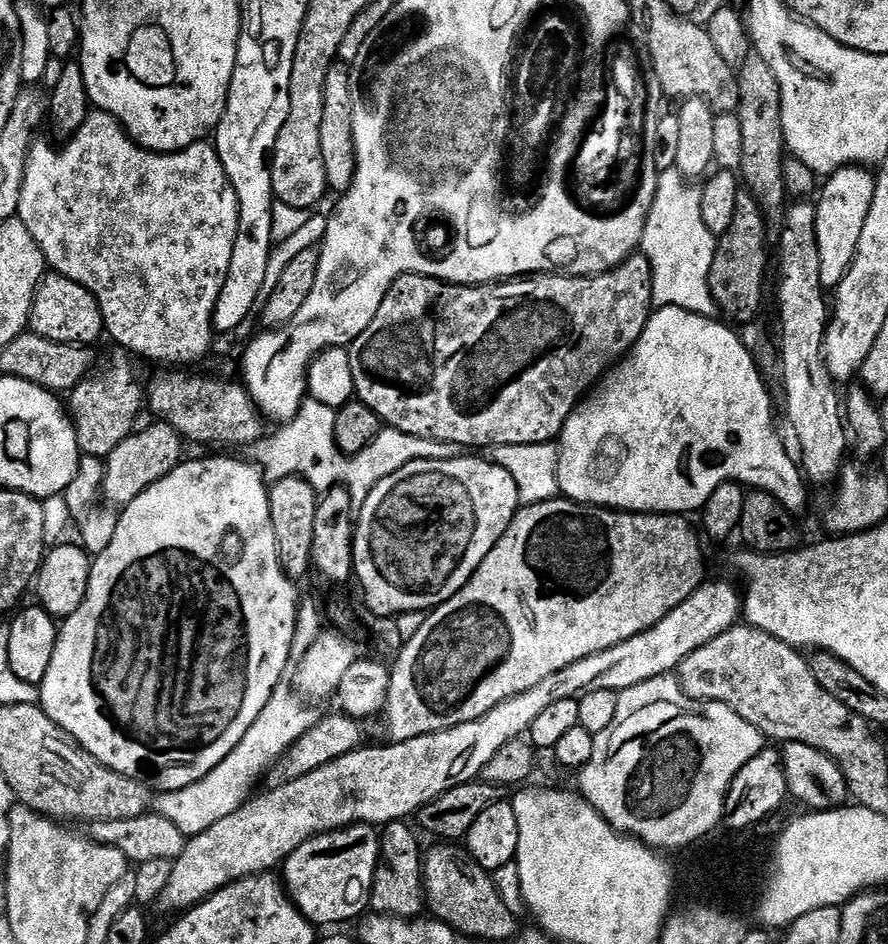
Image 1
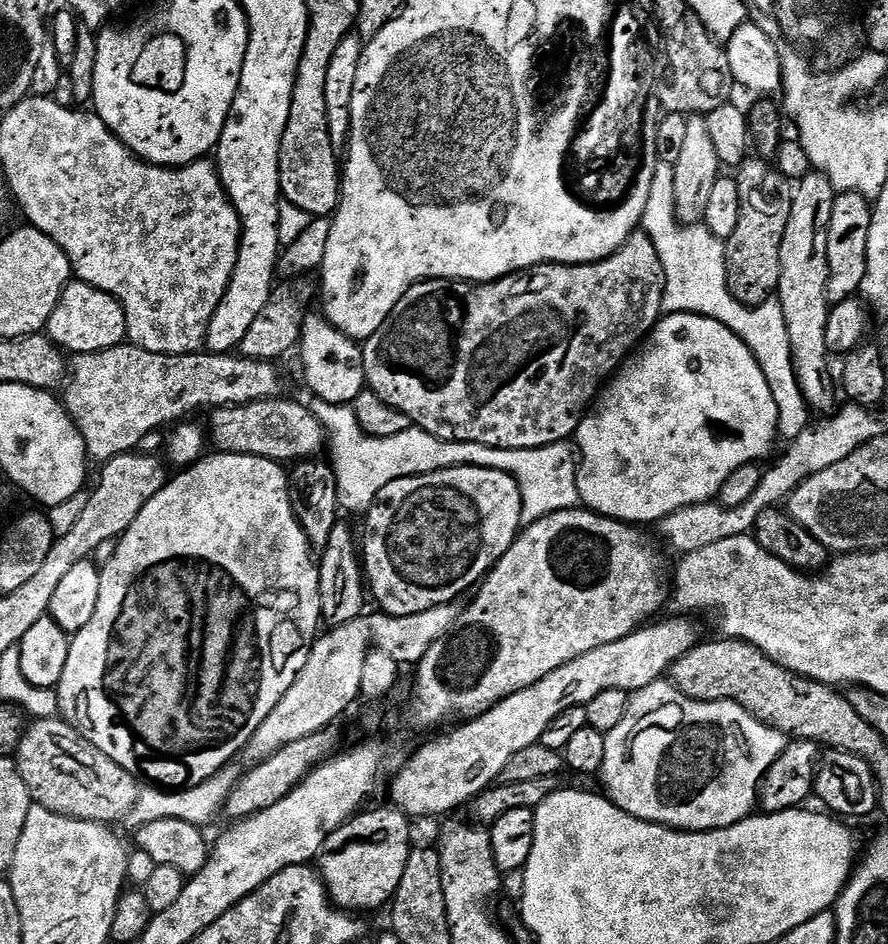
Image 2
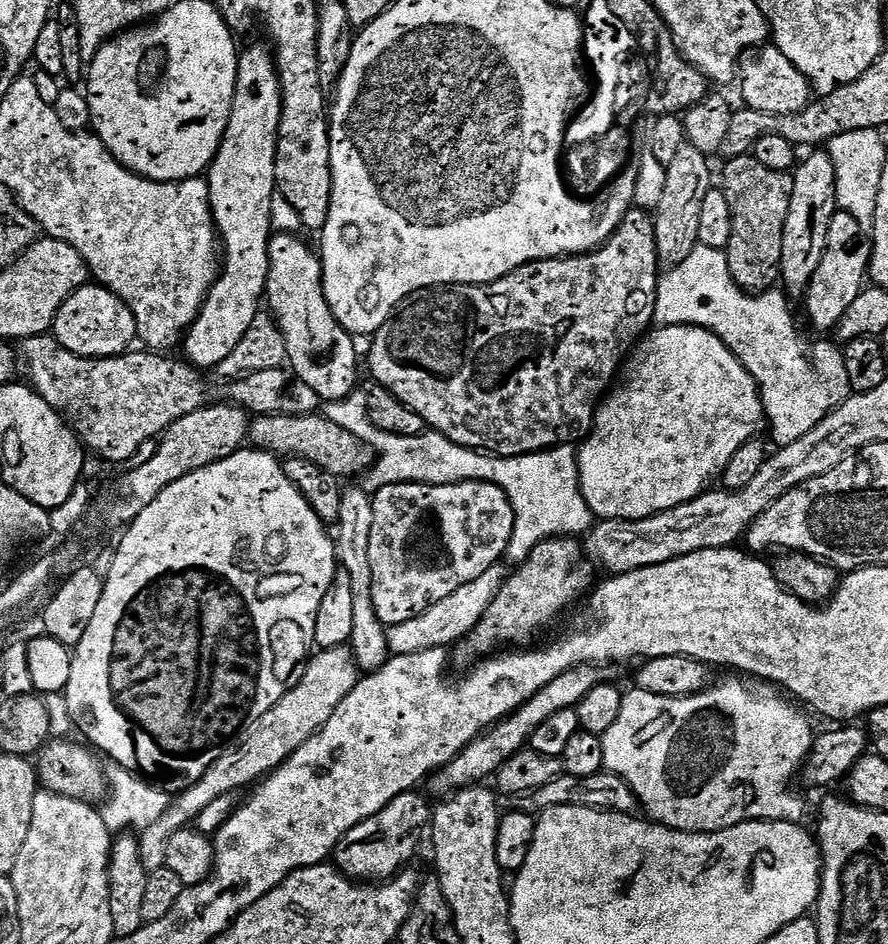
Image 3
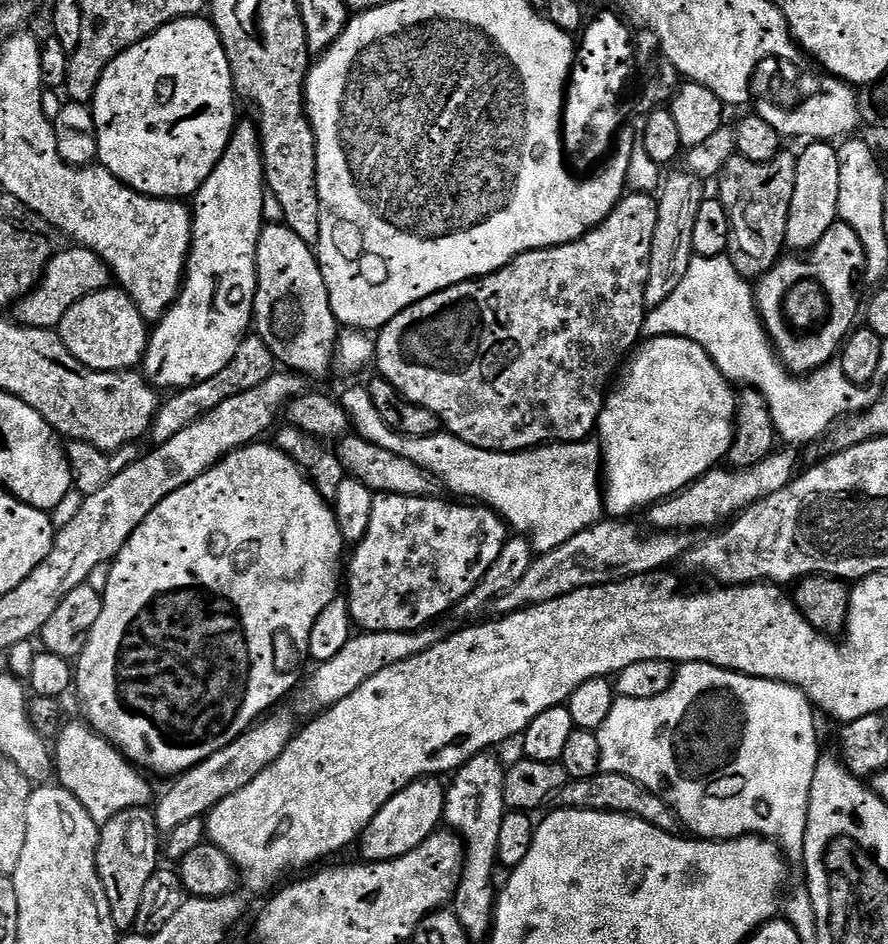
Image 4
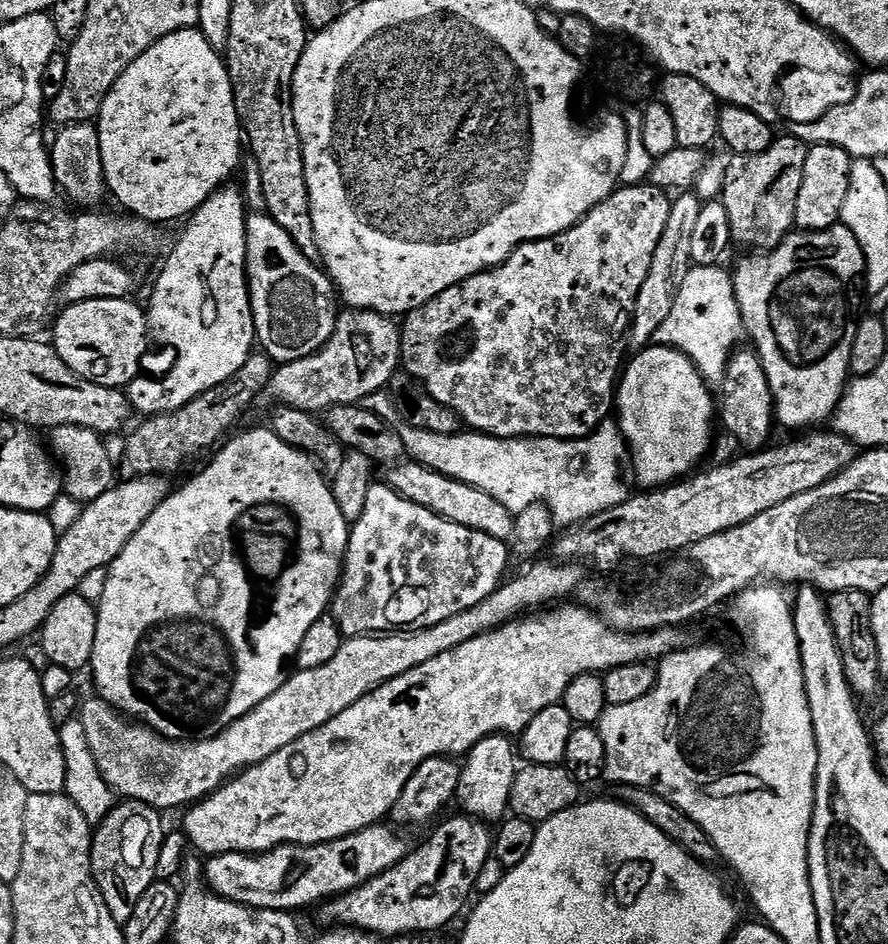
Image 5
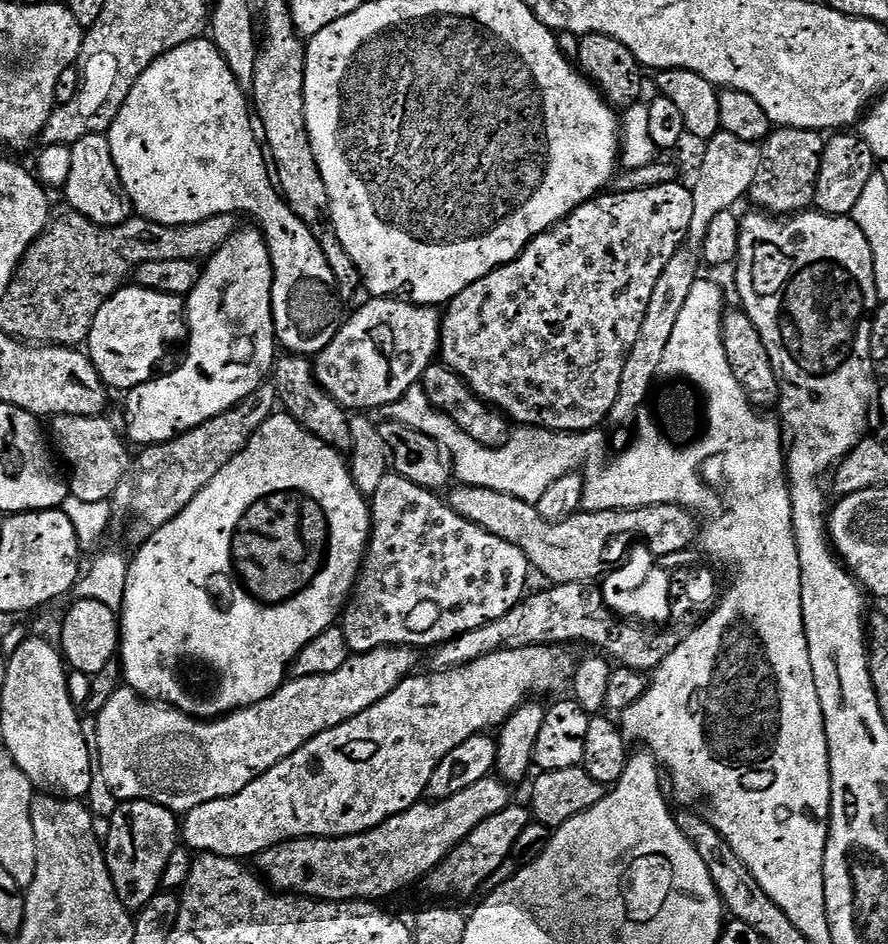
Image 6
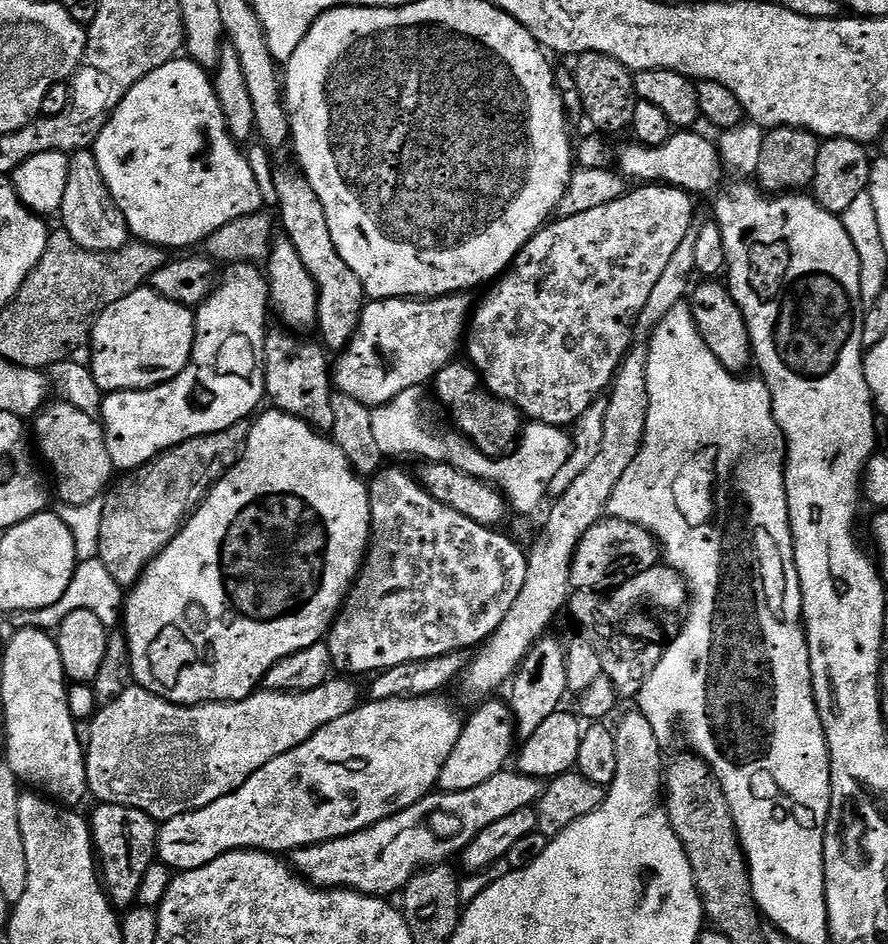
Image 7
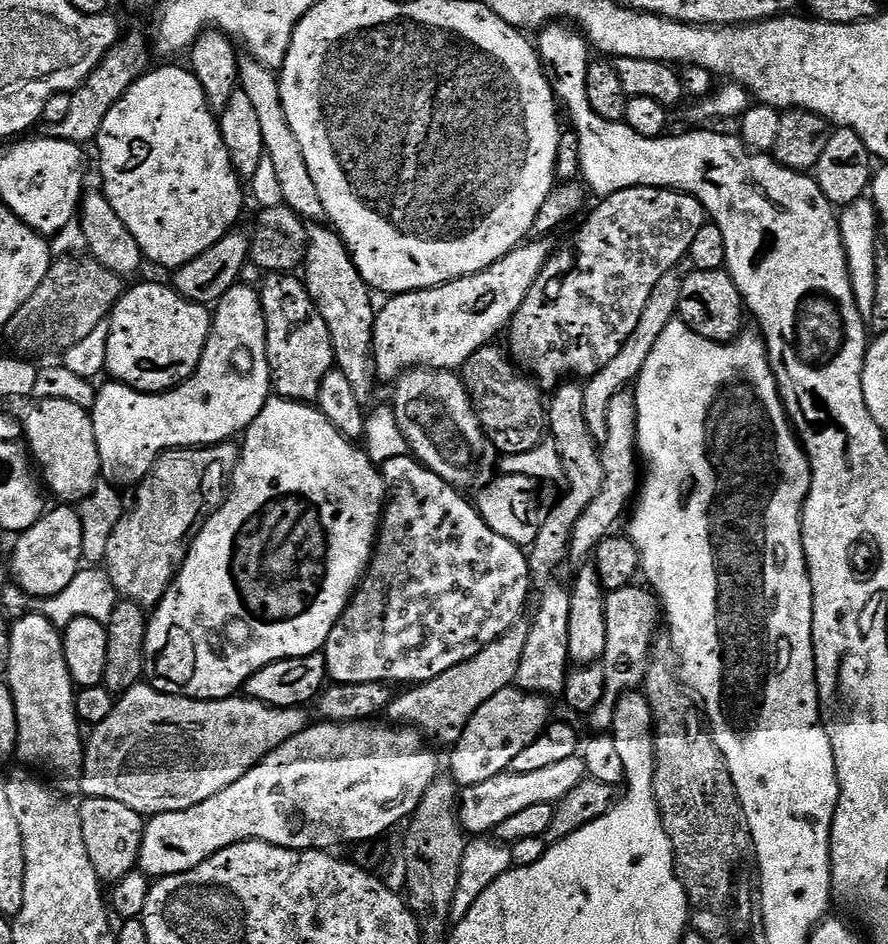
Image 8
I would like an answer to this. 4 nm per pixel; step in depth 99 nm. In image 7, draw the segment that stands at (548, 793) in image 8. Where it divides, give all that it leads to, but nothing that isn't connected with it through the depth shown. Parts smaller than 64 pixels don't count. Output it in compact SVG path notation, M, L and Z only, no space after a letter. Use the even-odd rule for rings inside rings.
M505 770L494 774L482 786L462 790L461 792L433 791L424 796L414 806L386 818L369 828L358 830L349 836L327 840L321 844L311 844L297 848L291 853L290 863L307 883L317 888L347 888L350 892L360 892L363 896L392 898L392 895L403 893L405 886L415 878L417 872L437 864L451 861L451 856L459 857L472 839L477 838L482 830L514 814L523 807L533 806L543 794L545 785L537 777L523 776L519 770Z

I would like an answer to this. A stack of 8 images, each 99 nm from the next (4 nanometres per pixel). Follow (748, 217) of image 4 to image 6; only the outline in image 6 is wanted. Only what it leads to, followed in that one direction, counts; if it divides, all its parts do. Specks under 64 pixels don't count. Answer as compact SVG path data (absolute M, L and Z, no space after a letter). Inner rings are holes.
M777 127L763 141L758 174L754 174L750 200L760 207L757 209L772 214L799 214L811 209L816 198L816 176L820 173L825 143L821 133L811 132L808 128Z

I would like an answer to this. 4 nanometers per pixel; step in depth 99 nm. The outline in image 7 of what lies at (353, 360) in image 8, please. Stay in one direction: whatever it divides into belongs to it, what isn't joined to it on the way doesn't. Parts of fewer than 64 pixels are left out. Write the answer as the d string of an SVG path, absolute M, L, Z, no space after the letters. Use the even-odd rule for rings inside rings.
M299 167L280 168L274 172L274 195L280 203L280 216L282 228L288 231L291 247L297 248L300 257L308 264L308 273L316 277L316 293L318 294L318 332L321 332L323 343L329 349L343 350L348 347L356 328L360 324L360 316L364 313L366 293L362 282L350 270L346 262L337 259L334 264L314 264L319 256L336 256L336 246L330 236L330 226L326 222L326 214L318 194L310 186L303 171ZM284 219L284 224L283 220ZM332 347L332 348L331 348Z

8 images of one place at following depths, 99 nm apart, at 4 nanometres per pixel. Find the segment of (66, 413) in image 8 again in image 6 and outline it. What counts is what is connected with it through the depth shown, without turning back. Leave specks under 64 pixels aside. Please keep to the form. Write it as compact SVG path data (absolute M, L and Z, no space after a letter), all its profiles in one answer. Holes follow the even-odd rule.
M54 416L51 417L50 440L54 452L68 463L66 483L71 496L82 502L102 502L111 497L115 487L126 472L130 459L129 445L125 437L116 433L110 421L99 416Z

